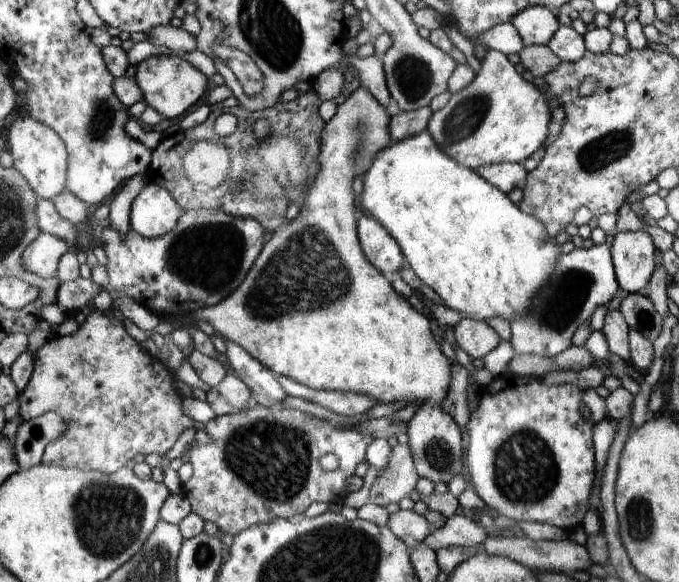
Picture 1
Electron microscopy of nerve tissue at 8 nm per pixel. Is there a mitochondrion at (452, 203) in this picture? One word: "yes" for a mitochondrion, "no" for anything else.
no

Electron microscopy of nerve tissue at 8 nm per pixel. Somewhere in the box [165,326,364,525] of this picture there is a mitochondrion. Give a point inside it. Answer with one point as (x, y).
(272, 459)

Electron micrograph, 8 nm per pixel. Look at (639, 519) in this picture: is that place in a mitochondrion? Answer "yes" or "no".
yes

